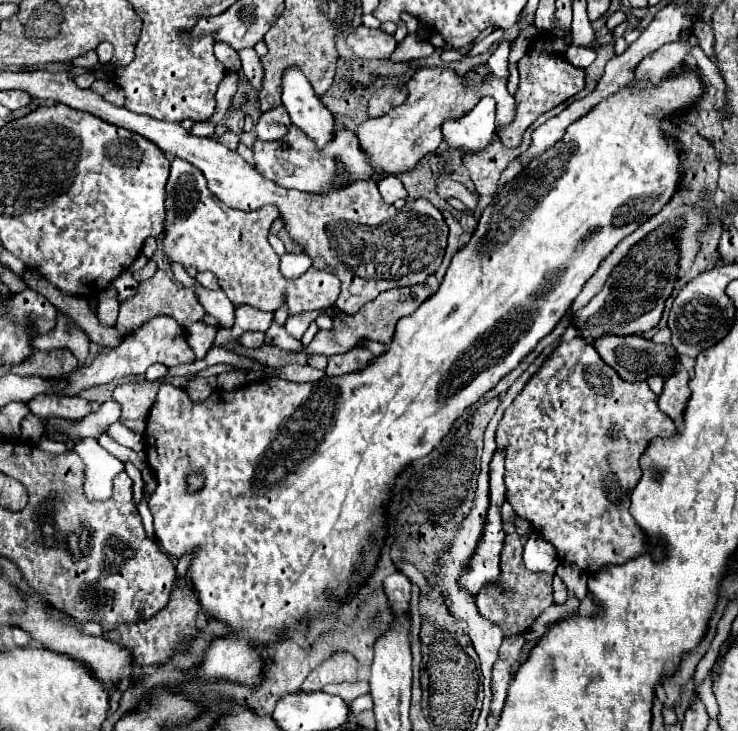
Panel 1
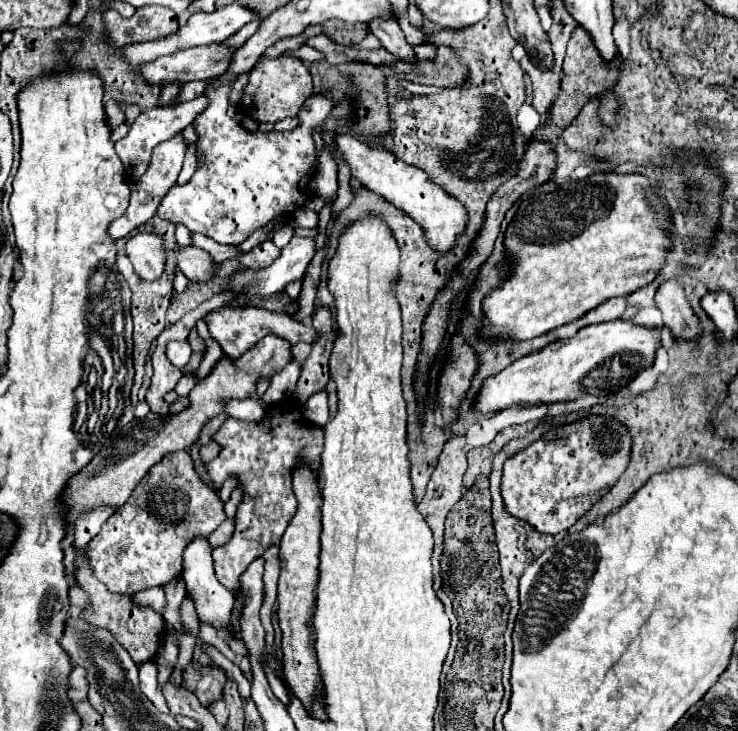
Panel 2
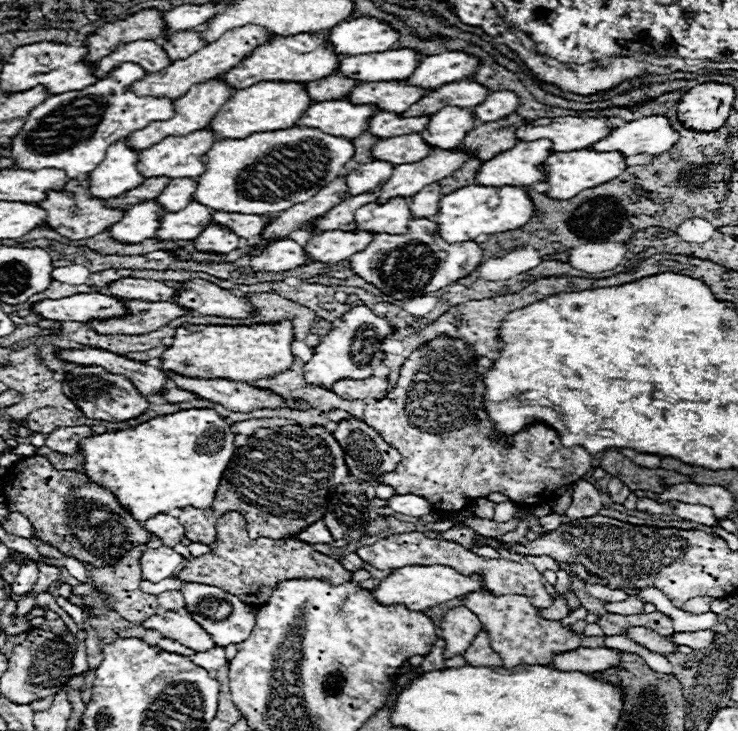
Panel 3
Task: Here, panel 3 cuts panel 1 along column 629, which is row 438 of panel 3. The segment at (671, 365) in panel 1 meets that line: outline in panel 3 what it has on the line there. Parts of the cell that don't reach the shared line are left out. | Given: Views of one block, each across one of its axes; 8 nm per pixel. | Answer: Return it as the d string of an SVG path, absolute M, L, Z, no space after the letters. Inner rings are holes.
M342 420L336 424L332 434L346 454L344 458L348 462L350 474L358 478L374 480L378 474L394 470L400 462L400 454L362 420Z

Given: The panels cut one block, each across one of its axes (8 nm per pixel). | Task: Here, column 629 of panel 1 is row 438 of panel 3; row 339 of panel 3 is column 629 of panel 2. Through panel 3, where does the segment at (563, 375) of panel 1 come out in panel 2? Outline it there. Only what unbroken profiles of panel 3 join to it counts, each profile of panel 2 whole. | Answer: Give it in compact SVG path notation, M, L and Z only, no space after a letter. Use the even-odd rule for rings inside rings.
M588 416L546 434L504 462L502 498L506 510L544 534L570 528L626 470L630 446L628 430L604 416Z

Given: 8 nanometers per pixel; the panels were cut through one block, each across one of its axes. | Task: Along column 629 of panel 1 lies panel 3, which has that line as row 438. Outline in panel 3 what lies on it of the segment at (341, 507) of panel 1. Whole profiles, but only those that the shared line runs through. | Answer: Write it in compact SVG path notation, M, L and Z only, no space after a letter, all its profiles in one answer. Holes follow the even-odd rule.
M190 408L166 416L156 416L128 430L106 432L106 434L84 438L80 442L80 454L86 458L84 464L86 476L92 482L112 490L114 496L120 500L120 504L126 506L138 522L144 522L154 514L168 512L172 508L184 508L184 506L194 506L200 510L210 508L218 484L222 480L222 474L234 456L236 450L234 436L236 434L232 432L232 426L228 426L226 420L216 410Z

